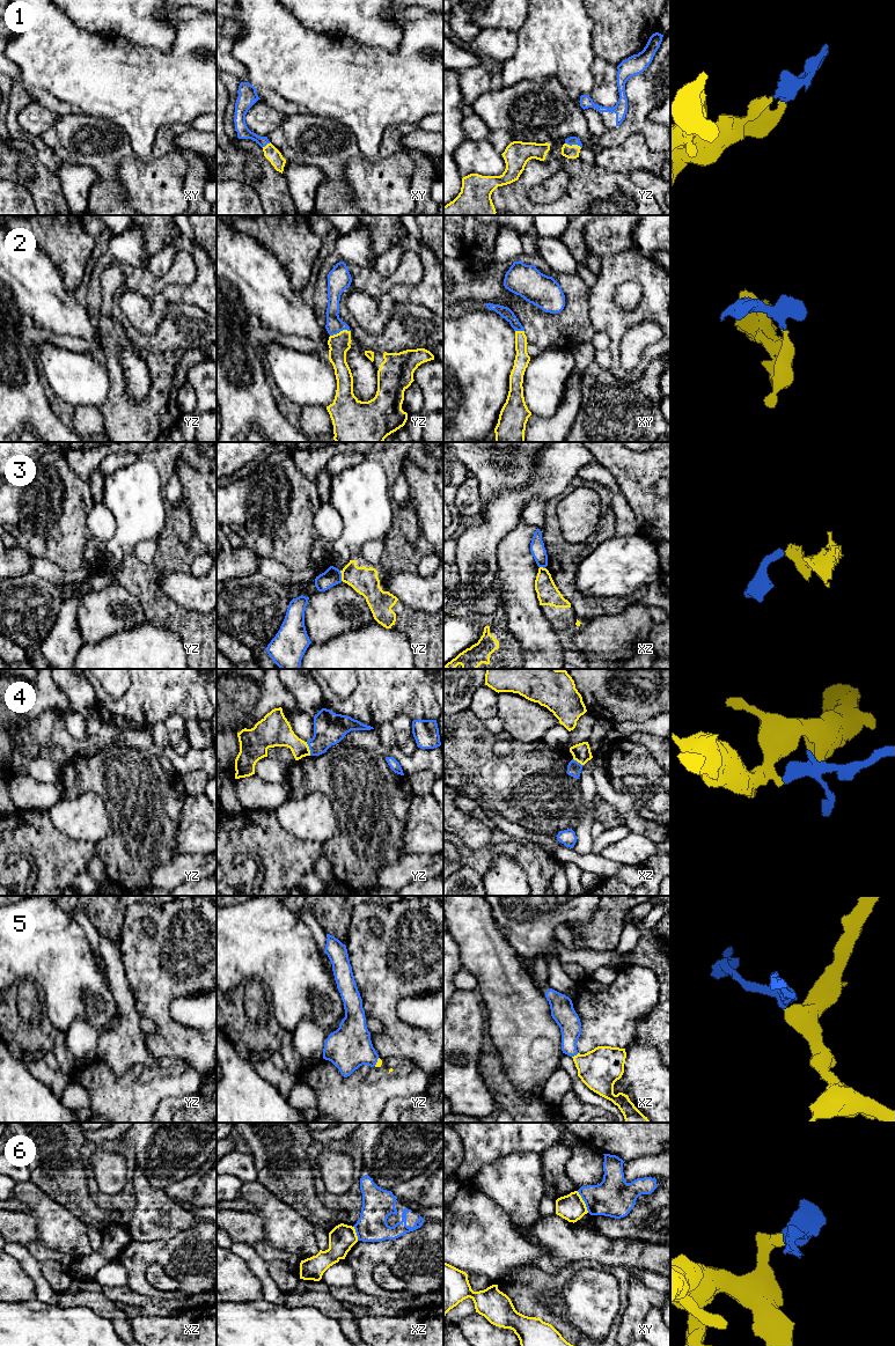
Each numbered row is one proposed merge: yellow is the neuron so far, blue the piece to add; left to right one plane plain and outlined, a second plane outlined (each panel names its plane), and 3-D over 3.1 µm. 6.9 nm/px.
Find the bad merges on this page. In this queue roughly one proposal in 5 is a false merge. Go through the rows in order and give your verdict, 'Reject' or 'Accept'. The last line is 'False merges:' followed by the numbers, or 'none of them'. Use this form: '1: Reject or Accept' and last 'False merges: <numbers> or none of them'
1: Accept
2: Accept
3: Reject
4: Accept
5: Accept
6: Reject
False merges: 3, 6

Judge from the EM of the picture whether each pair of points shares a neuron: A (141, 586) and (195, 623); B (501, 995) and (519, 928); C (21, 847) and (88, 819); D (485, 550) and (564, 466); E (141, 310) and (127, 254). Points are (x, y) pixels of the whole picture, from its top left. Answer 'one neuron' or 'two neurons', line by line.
A: one neuron
B: two neurons
C: two neurons
D: one neuron
E: two neurons

